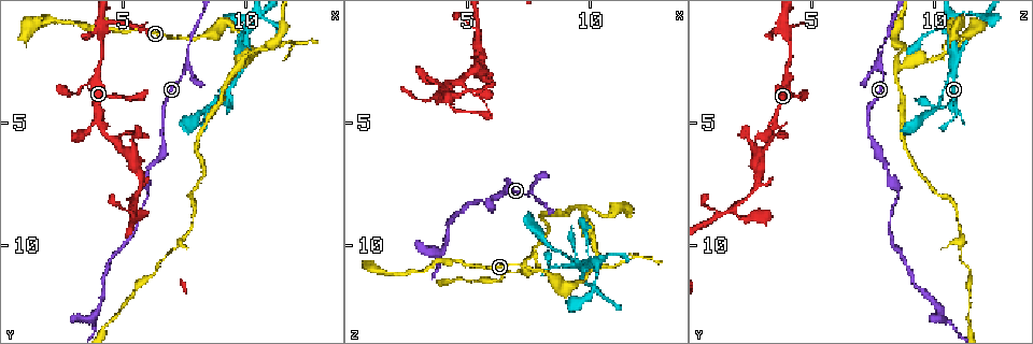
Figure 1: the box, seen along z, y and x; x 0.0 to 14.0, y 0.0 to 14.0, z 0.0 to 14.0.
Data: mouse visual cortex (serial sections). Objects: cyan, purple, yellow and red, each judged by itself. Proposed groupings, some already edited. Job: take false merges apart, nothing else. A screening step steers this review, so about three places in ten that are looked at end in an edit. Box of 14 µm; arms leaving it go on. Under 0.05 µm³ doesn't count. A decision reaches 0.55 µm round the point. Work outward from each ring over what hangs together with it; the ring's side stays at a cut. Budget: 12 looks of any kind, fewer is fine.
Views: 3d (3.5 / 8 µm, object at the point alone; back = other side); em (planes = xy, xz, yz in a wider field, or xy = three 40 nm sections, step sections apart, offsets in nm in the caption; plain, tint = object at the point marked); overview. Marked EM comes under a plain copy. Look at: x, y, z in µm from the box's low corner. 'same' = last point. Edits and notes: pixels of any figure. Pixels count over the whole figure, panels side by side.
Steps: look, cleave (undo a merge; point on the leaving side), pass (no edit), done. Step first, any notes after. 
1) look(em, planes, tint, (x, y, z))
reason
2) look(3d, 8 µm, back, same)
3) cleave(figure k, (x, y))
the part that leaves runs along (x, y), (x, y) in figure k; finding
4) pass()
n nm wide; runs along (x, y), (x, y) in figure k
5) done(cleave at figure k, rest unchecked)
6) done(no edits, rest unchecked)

look(3d, 3.5 µm, back, (3.9, 4.8, 3.6))
thin neck

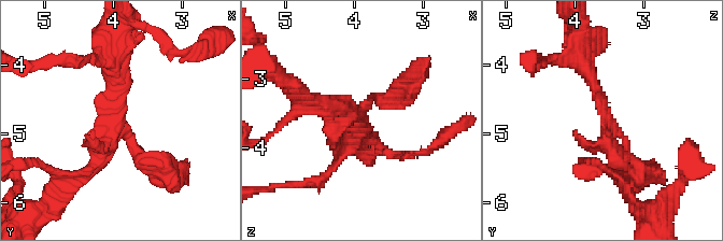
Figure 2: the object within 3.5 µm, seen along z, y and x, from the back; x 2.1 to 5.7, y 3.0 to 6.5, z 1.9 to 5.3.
pass()
runs along (581, 56), (620, 178) in figure 2; all the same cell

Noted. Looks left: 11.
look(3d, 3.5 µm, (4.3, 1.2, 3.9))
three-way junction

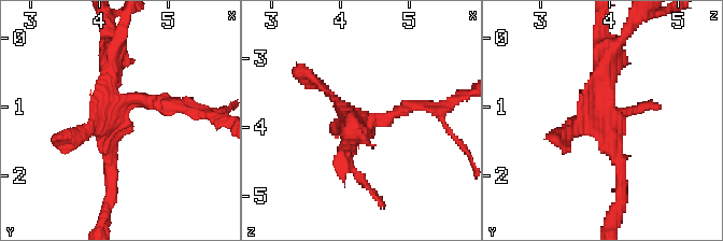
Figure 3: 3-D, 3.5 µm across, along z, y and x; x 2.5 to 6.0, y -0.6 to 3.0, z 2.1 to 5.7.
look(em, xy, step 1, tint, (4.30, 1.10, 4.00))

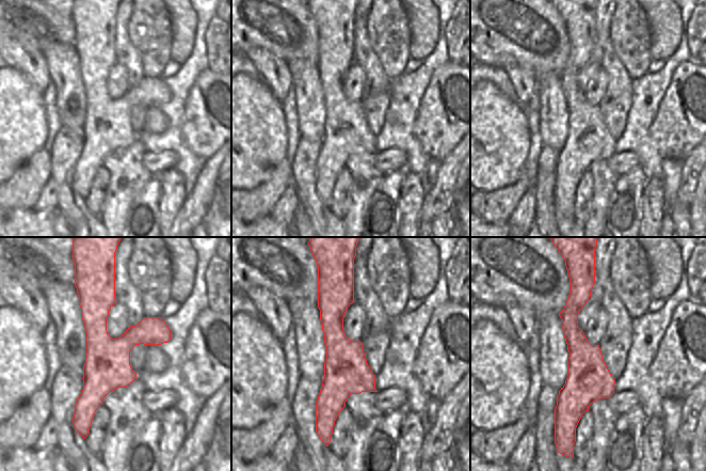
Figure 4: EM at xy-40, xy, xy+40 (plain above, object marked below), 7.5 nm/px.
pass()
runs along (583, 286), (572, 308), (573, 425) in figure 4; one cell here

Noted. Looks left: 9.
look(3d, 3.5 µm, (7.5, 2.8, 7.8))

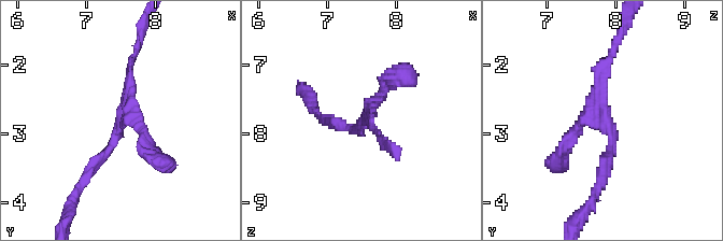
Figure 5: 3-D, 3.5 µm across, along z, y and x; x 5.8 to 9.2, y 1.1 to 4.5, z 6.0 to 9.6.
look(em, xy, step 3, tint, (7.55, 2.70, 7.75))
now the EM

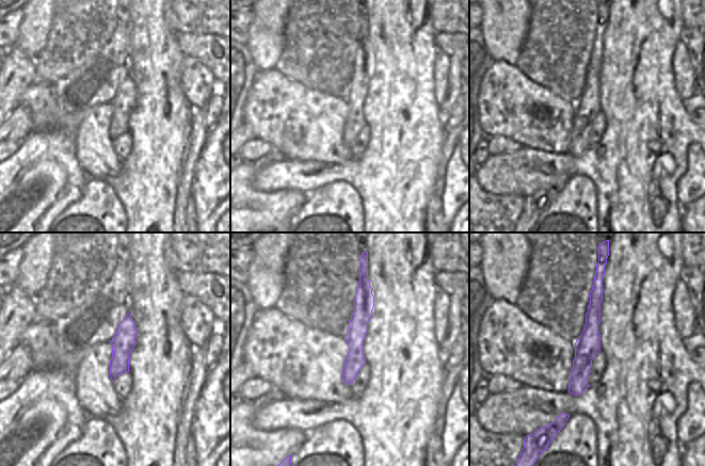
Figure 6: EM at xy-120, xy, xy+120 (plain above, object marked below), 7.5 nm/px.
look(em, planes, tint, same)

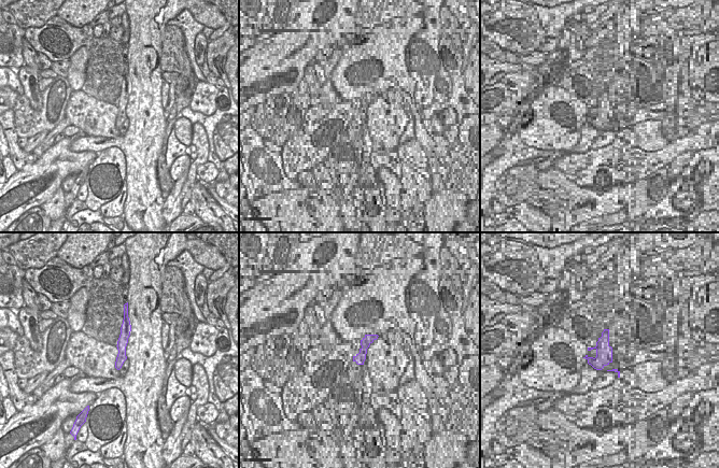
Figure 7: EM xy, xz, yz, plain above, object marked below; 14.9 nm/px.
pass()
runs along (126, 320), (122, 357), (117, 365) in figure 7; one cell here

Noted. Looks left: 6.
look(3d, 3.5 µm, (9.9, 2.3, 10.8))
three arms meet

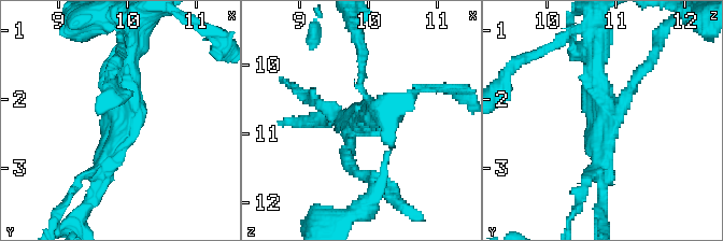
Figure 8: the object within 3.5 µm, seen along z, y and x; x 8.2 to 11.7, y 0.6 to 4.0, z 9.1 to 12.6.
look(em, planes, tint, (10.00, 2.25, 10.85))
3 arms; arms of 150, 250, 300 nm

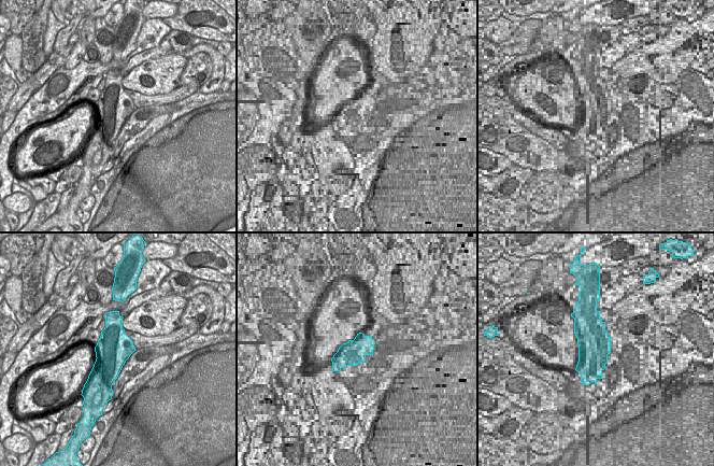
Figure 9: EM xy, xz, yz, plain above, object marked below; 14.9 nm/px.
cleave(figure 8, (638, 76))
550 nm wide; a second cell is stuck on

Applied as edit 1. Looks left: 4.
look(3d, 3.5 µm, (9.1, 0.9, 11.7))

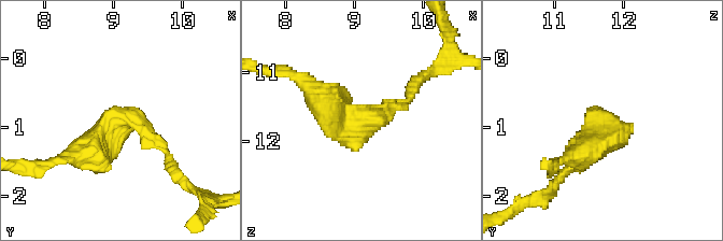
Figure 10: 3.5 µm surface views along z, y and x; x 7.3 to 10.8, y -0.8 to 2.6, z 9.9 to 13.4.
look(em, xy, step 3, tint, (9.10, 0.90, 11.70))
arms of 100, 400 nm

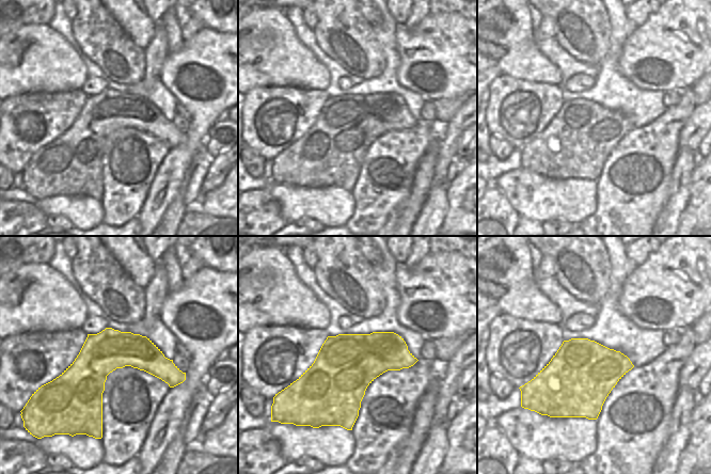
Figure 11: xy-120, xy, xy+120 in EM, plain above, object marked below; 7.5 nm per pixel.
look(em, xy, step 5, tint, same)
cut it another way

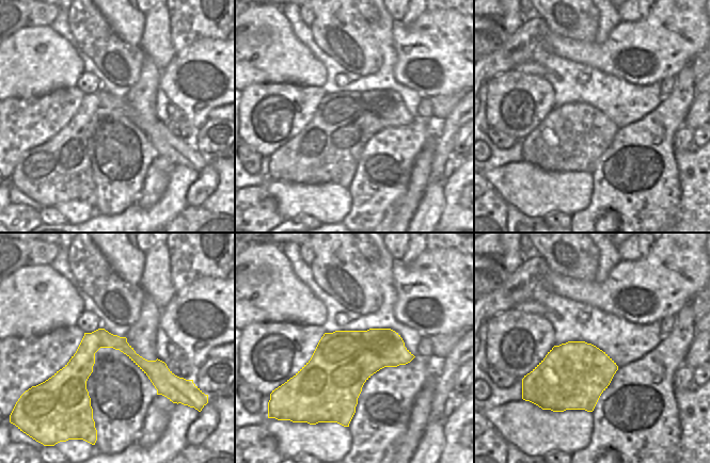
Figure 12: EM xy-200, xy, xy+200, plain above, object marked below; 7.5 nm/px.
pass()
runs along (76, 156), (133, 119), (169, 162) in figure 10; all the same cell

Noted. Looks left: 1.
done(cleave at figure 8, rest unchecked)

